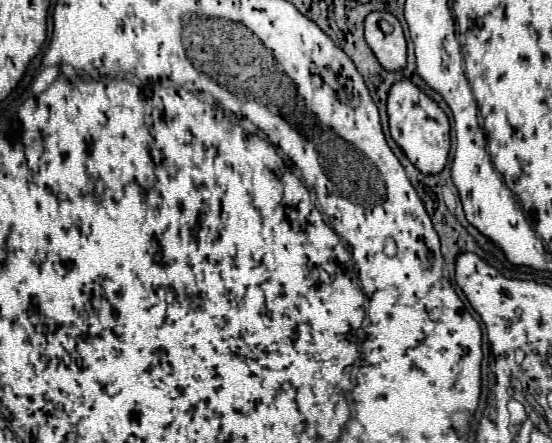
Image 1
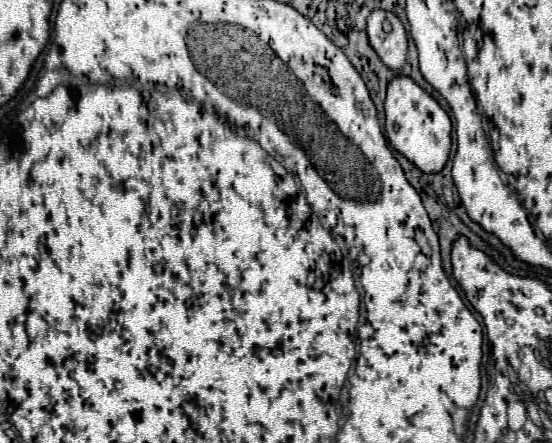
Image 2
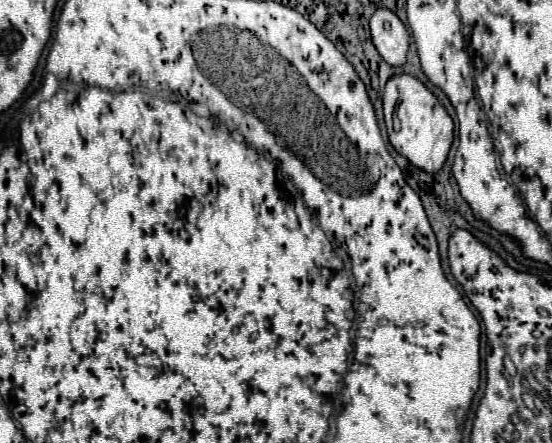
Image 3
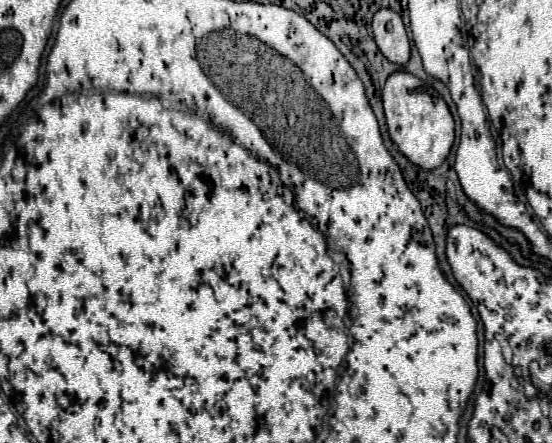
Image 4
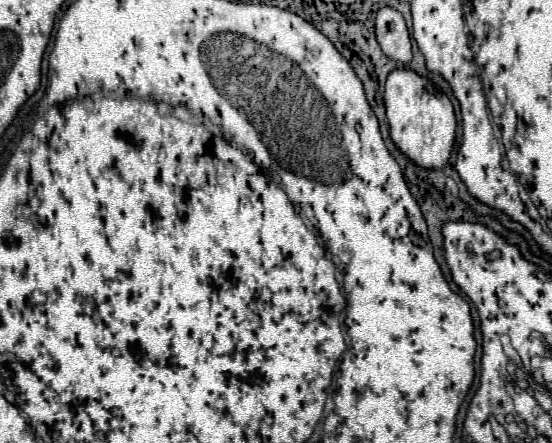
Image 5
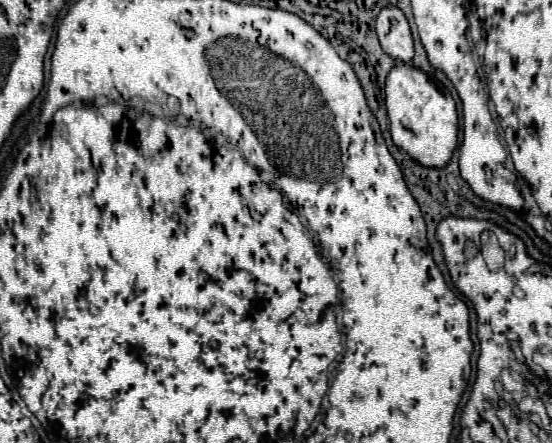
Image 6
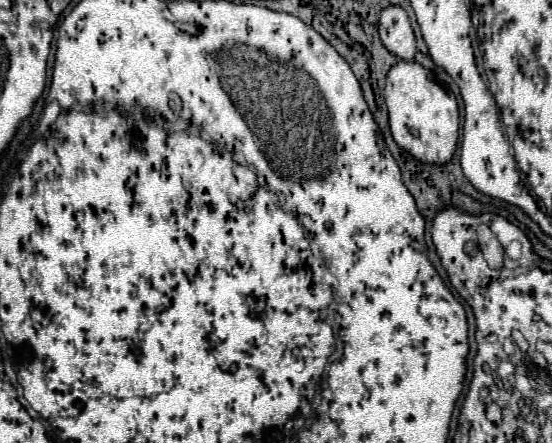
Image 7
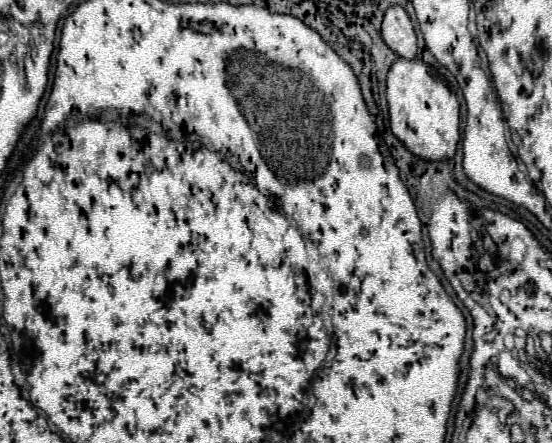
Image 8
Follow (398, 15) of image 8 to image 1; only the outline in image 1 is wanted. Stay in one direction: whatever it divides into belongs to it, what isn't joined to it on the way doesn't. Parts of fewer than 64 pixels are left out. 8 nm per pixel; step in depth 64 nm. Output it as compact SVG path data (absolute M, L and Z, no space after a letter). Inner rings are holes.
M370 12L364 20L364 38L384 70L400 72L406 66L404 32L390 12Z

